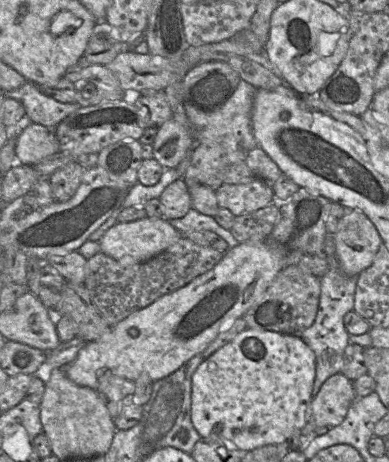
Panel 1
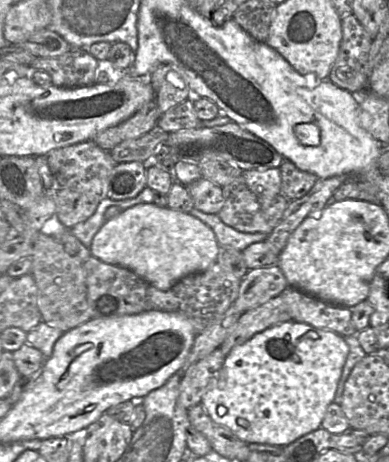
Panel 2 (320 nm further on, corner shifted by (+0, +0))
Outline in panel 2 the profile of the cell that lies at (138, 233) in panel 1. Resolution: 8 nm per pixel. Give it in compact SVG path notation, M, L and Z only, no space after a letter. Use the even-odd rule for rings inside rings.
M144 203L105 222L89 250L102 262L130 269L155 288L166 291L182 278L203 272L215 263L219 244L212 229L190 213Z

